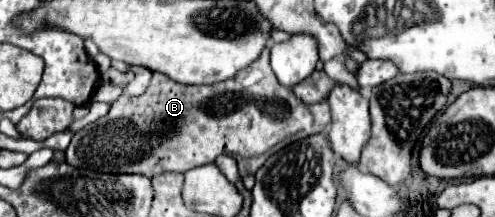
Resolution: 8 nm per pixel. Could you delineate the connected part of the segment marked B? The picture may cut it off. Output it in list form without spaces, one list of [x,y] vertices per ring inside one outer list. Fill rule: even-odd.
[[[264,47],[264,53],[248,69],[216,85],[180,85],[164,73],[154,73],[144,95],[120,95],[108,115],[76,131],[66,149],[66,161],[72,167],[104,173],[142,173],[156,177],[164,171],[186,173],[188,169],[200,167],[202,137],[232,137],[228,139],[232,141],[232,149],[226,153],[258,157],[292,139],[304,139],[316,133],[318,125],[320,133],[326,131],[330,125],[328,103],[322,101],[322,113],[312,117],[310,107],[276,81],[268,53],[270,47]],[[266,137],[268,145],[264,145]],[[234,141],[236,145],[244,141],[244,149],[234,147]],[[252,141],[256,141],[254,147]]]

